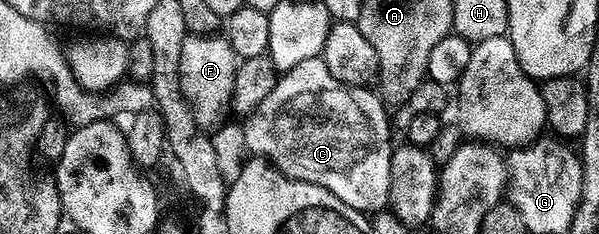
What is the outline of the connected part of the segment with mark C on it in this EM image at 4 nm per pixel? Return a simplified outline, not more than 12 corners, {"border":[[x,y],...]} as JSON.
{"border":[[299,61],[242,126],[246,148],[351,209],[384,212],[380,94]]}

